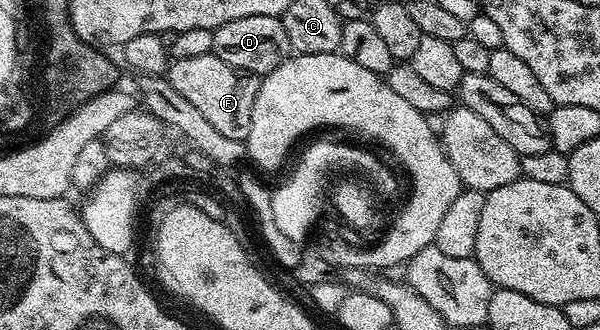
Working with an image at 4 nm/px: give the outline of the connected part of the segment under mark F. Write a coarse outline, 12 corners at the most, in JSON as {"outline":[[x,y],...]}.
{"outline":[[213,53],[165,77],[222,135],[246,143],[260,75]]}

